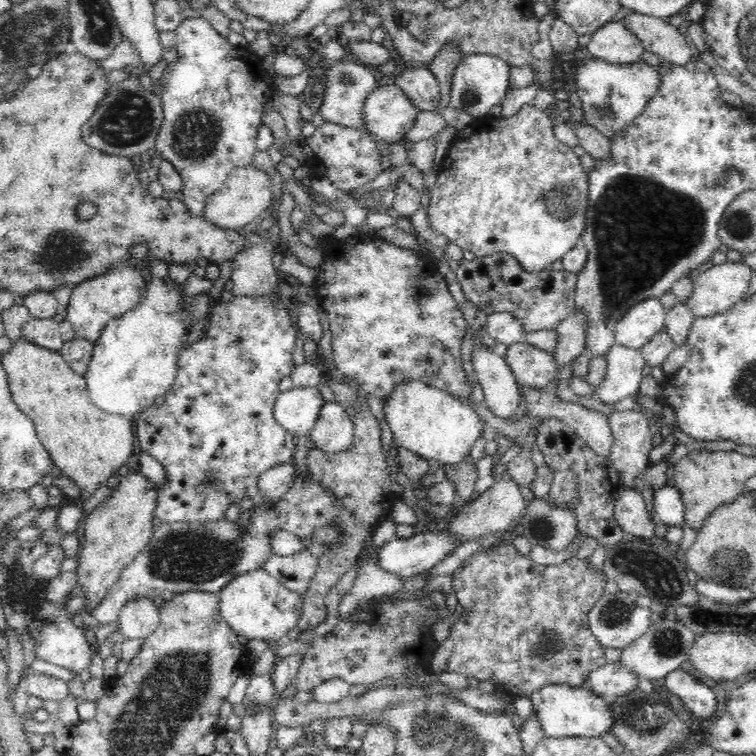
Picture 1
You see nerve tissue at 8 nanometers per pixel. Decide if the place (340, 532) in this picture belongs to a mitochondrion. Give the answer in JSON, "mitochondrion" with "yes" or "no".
{"mitochondrion":"no"}

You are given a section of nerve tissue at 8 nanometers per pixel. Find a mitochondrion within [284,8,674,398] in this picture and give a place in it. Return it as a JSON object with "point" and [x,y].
{"point":[559,204]}

